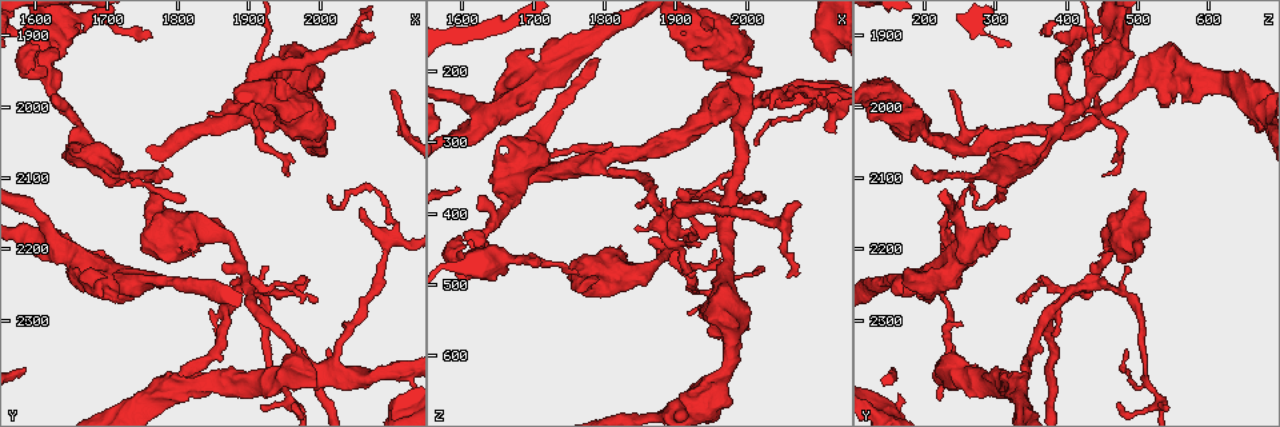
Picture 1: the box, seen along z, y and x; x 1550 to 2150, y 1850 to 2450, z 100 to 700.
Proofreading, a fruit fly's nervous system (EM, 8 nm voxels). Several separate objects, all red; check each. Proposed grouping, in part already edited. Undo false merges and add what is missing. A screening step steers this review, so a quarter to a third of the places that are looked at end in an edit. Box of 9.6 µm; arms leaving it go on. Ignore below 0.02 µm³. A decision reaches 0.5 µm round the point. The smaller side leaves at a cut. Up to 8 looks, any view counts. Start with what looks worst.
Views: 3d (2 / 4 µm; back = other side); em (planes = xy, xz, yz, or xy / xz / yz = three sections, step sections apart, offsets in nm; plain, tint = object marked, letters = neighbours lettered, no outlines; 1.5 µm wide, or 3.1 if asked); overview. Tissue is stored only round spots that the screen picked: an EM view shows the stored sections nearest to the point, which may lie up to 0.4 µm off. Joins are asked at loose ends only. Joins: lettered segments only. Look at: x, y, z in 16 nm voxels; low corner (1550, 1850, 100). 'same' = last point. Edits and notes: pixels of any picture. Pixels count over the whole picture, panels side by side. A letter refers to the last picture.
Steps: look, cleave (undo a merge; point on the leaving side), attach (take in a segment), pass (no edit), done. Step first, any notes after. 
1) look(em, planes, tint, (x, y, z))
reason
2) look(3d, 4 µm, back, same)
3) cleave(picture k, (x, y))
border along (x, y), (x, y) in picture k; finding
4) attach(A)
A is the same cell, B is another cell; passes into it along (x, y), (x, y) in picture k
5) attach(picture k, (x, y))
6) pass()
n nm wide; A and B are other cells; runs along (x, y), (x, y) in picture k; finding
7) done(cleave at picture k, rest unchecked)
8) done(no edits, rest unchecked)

look(em, planes, letters, (2075, 1905, 390))
free end

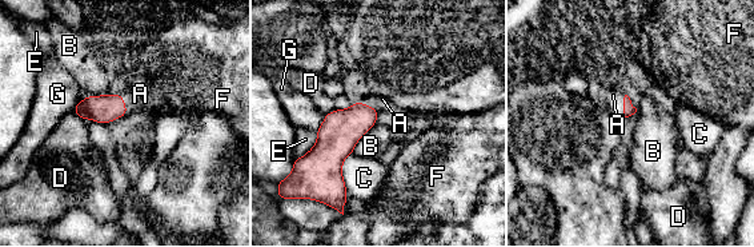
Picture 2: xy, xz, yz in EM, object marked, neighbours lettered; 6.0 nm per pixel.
attach(A)
A is the same cell, B, C, D, E, F and G are other cells; passes into it along (629, 108), (624, 104), (613, 95) in picture 2; it goes on there

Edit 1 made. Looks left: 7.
look(overview)

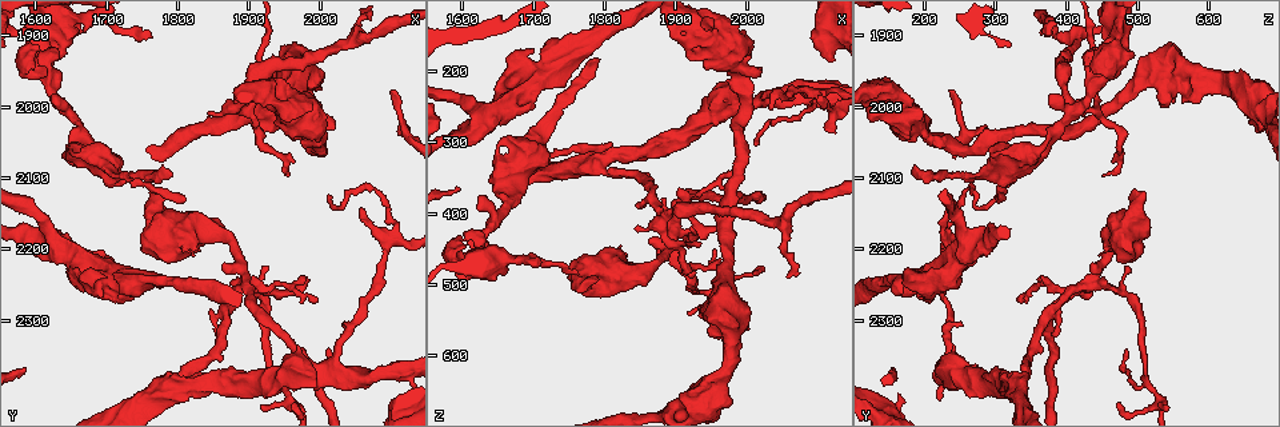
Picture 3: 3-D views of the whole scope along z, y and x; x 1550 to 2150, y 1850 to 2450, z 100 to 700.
look(em, planes, plain, (1790, 2385, 330))
three arms meet

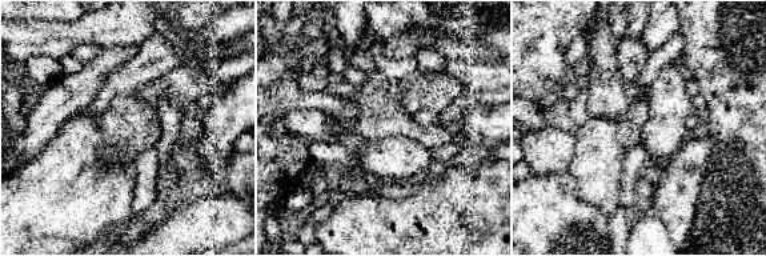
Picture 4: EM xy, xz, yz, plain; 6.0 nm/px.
look(em, planes, letters, same)
what lies round it

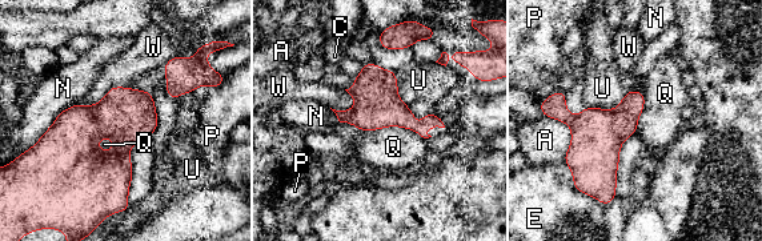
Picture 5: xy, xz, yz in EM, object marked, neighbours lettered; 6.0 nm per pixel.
pass()
A, C, E, N, P, Q, U and W are other cells; border along (626, 91), (612, 109), (585, 107) in picture 5; all the same neuron

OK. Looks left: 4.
look(3d, 2 µm, (1700, 2245, 170))
free end

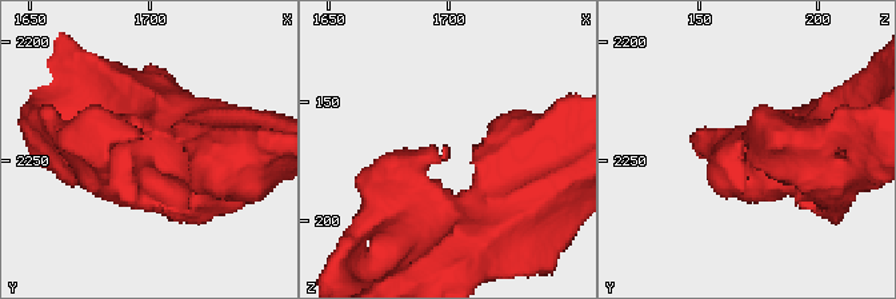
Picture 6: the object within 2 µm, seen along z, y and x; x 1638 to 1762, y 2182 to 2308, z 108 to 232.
look(em, planes, tint, (1698, 2242, 170))

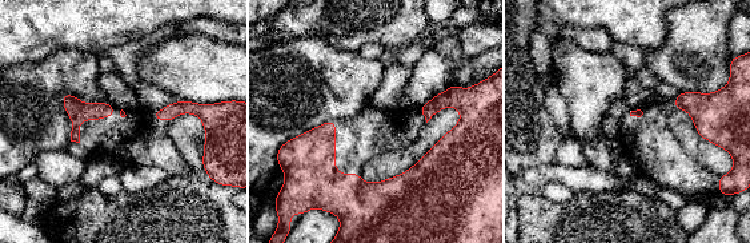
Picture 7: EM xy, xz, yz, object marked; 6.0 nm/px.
look(em, planes, letters, same)

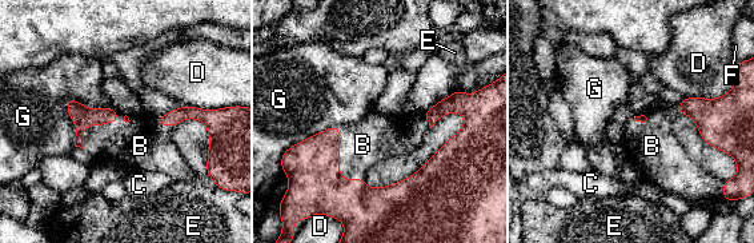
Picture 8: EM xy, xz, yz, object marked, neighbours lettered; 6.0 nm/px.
attach(B)
B is the same cell, C, D, E, F and G are other cells; it goes on there

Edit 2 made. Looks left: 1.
look(em, planes, letters, (1965, 2420, 475))
tapers out

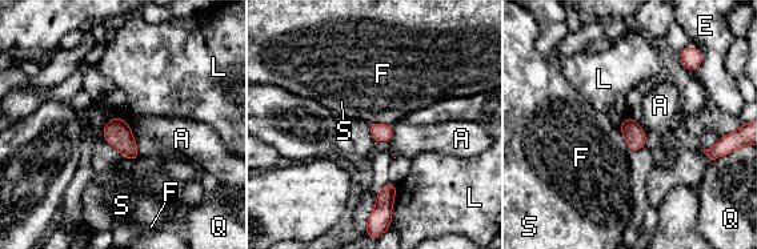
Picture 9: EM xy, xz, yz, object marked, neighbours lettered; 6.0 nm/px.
pass()
A, E, F, L, Q and S are other cells; border along (397, 185), (391, 216) in picture 9; none of them fits

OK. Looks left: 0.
done(attach at picture 2, attach at picture 8, rest unchecked)

